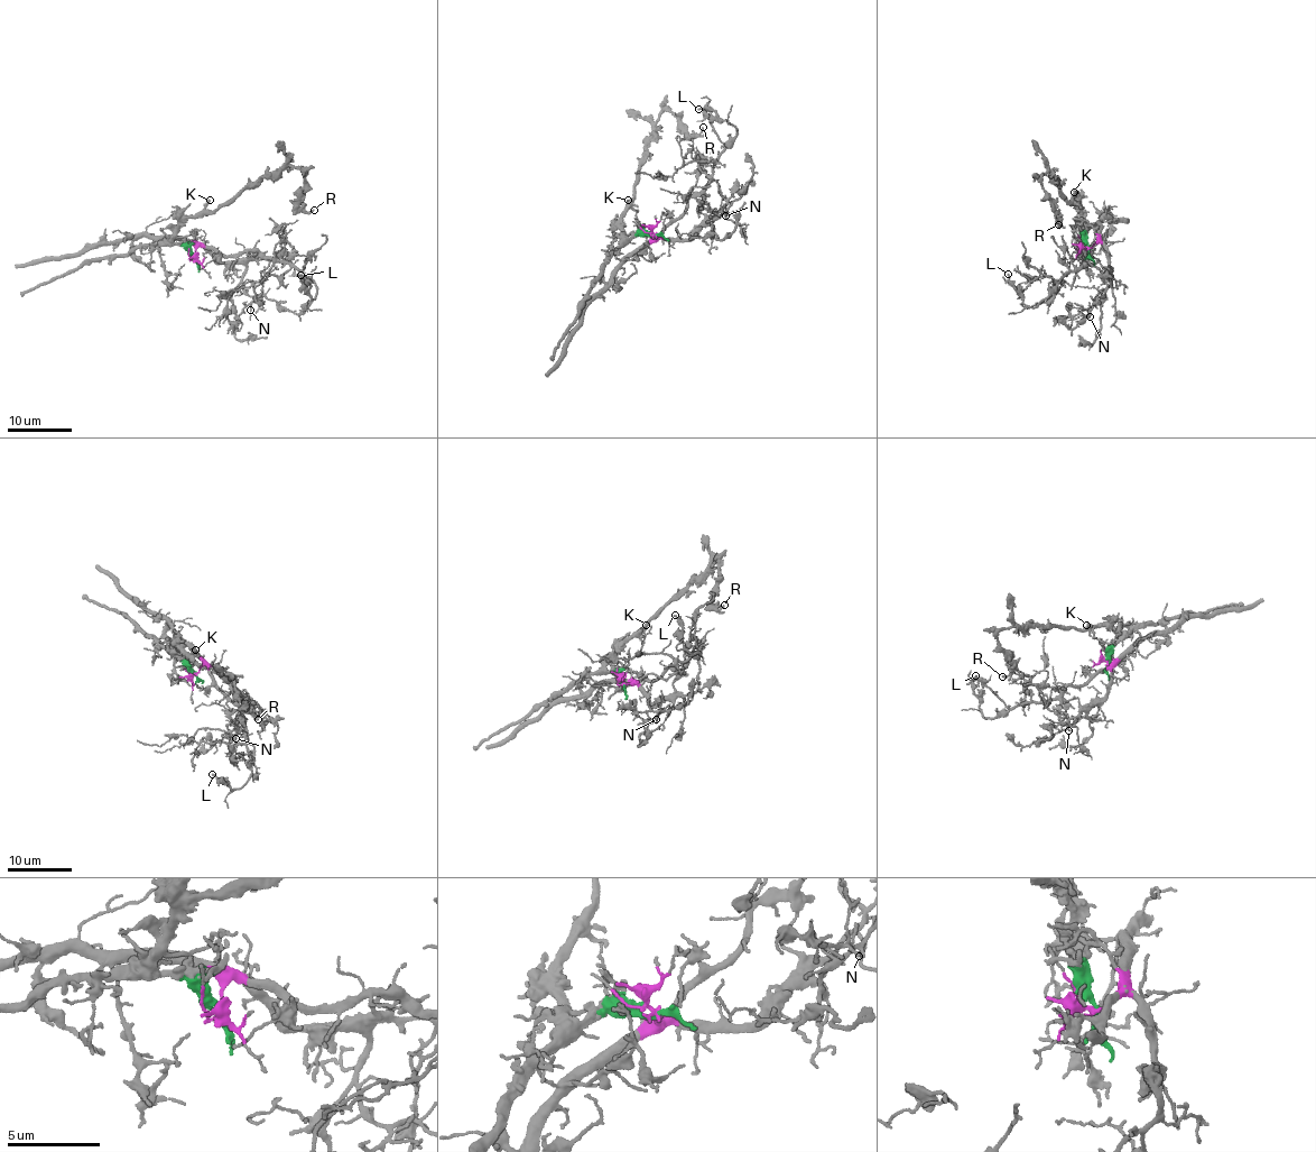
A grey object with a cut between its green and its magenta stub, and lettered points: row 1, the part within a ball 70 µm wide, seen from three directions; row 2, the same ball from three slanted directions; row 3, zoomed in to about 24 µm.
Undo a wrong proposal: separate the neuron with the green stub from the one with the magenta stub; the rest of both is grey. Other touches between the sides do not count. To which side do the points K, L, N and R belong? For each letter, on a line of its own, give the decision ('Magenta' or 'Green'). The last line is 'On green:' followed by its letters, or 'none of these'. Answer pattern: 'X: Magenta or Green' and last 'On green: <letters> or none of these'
K: Green
L: Magenta
N: Magenta
R: Green
On green: K, R

